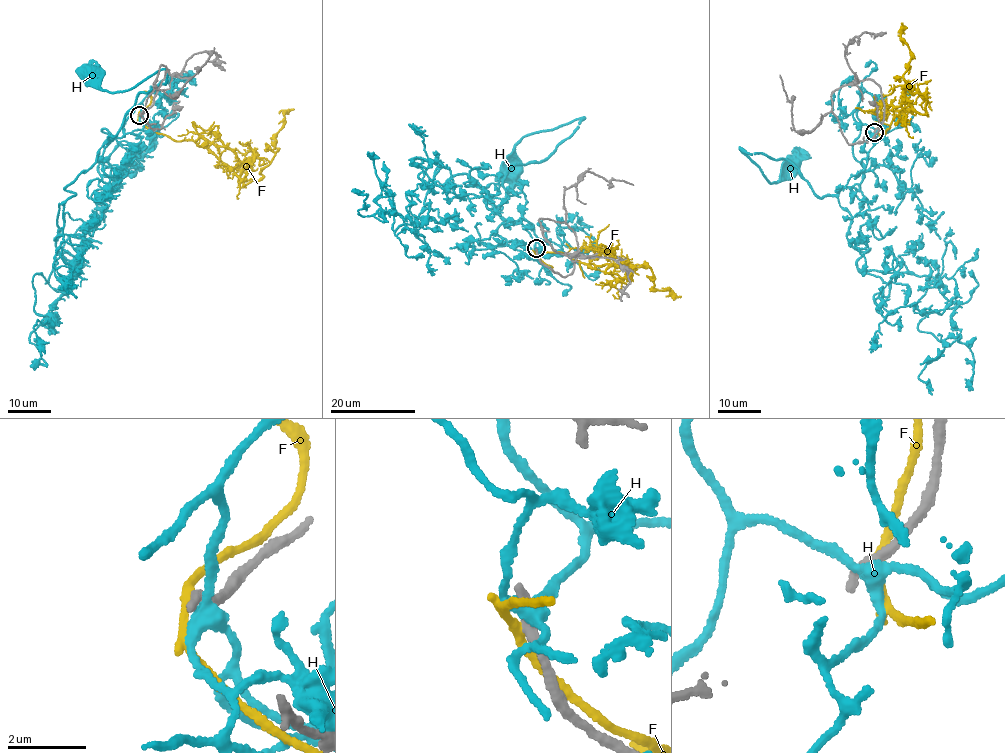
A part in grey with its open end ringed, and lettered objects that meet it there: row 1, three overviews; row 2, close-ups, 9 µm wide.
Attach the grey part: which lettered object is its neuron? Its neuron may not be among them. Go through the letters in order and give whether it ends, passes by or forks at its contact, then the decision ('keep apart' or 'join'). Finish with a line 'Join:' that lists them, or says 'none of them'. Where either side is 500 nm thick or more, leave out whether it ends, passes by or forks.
F: it passes by; keep apart
H: it forks there; keep apart
Join: none of them

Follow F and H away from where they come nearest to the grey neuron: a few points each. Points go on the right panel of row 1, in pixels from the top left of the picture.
F: (877, 128), (877, 134), (885, 133), (895, 114), (911, 111), (903, 87), (911, 54), (901, 33), (902, 23)
H: (876, 130), (860, 163), (860, 189), (821, 197), (787, 159), (740, 148), (770, 184), (789, 162)

